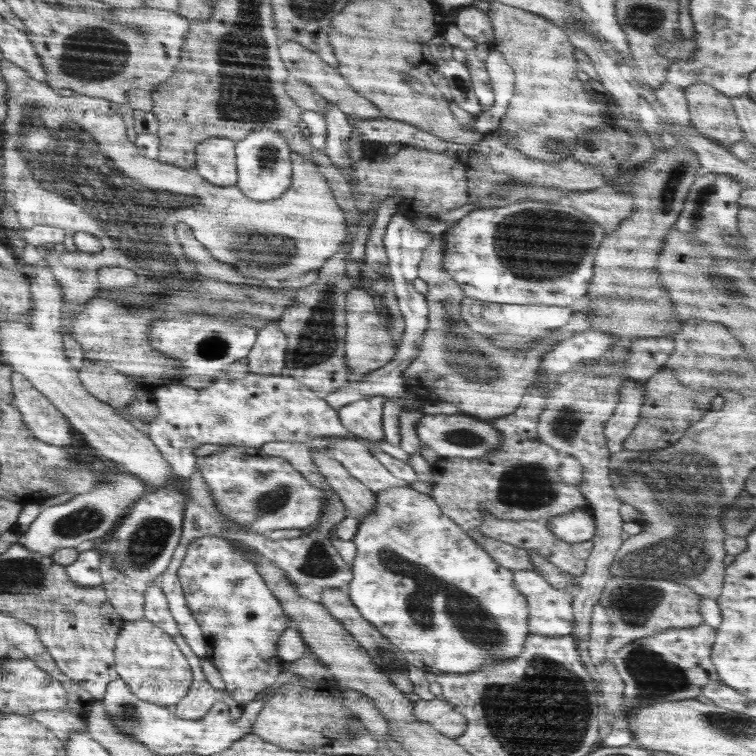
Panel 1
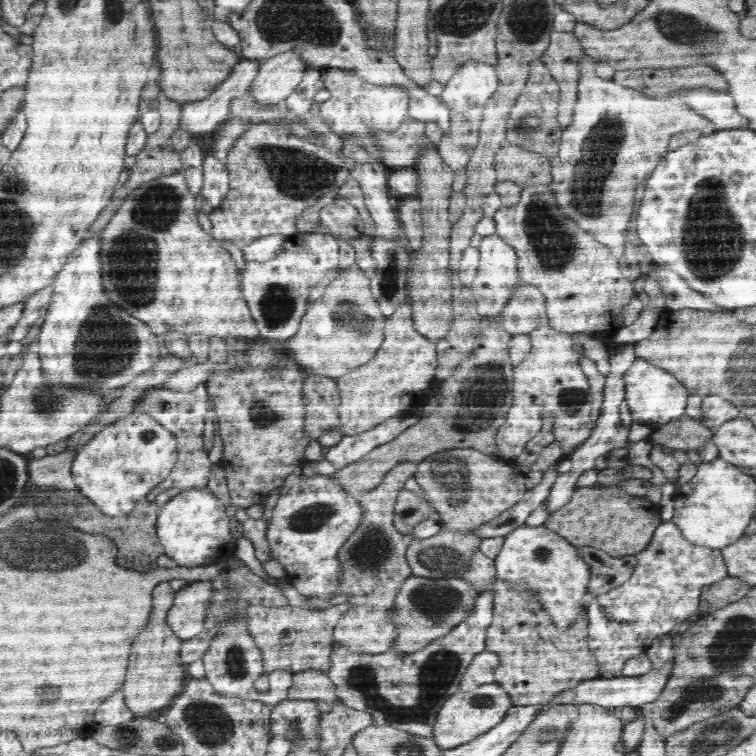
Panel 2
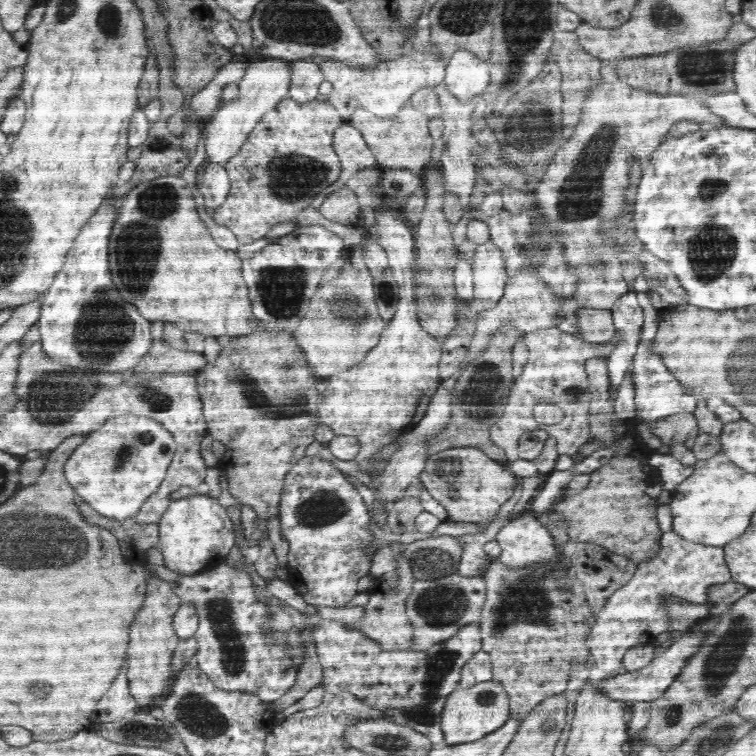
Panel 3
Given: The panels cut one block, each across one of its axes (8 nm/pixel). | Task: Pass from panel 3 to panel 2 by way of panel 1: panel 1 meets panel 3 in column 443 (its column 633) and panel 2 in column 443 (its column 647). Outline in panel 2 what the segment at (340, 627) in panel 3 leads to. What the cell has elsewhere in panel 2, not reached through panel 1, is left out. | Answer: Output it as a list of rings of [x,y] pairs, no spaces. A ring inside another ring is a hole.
[[[493,589],[482,592],[476,598],[474,610],[470,612],[470,616],[464,622],[454,626],[446,636],[433,640],[426,648],[416,652],[402,652],[390,649],[378,654],[362,653],[350,651],[346,645],[333,641],[327,675],[334,683],[338,698],[344,701],[348,707],[372,715],[374,725],[392,725],[396,730],[432,739],[436,716],[438,716],[444,701],[460,690],[459,684],[461,683],[464,671],[472,662],[475,654],[486,651],[486,628],[490,626],[492,619]]]

